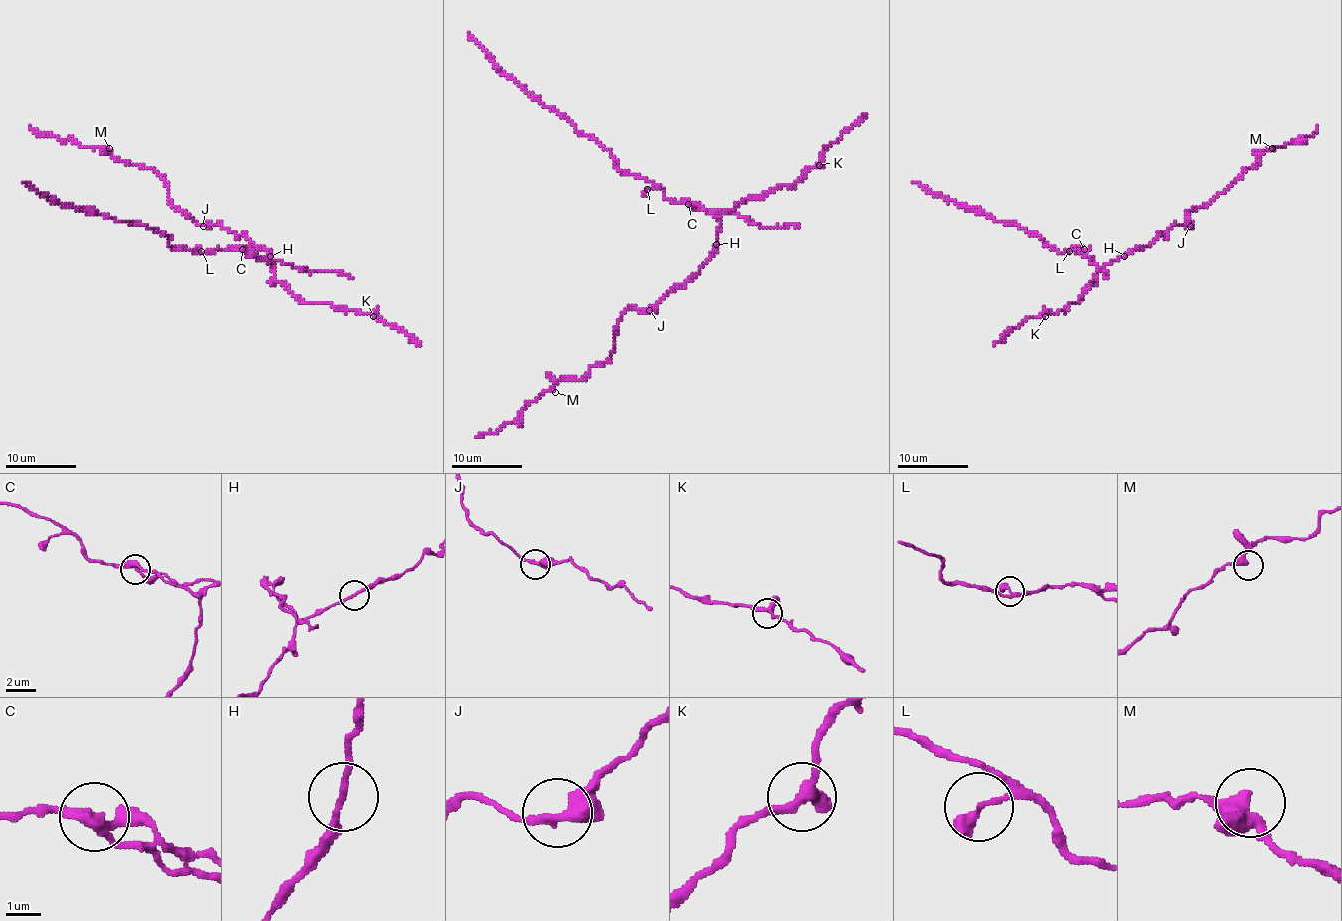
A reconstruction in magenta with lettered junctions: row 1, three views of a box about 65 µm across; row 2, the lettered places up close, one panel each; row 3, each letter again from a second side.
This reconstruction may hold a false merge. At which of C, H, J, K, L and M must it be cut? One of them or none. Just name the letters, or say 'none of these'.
C

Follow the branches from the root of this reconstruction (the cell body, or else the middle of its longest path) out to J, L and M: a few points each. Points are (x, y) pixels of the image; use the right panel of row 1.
J: (1124, 254), (1147, 247), (1176, 224), (1190, 226)
L: (1124, 254), (1098, 267), (1082, 249), (1069, 251)
M: (1124, 254), (1147, 247), (1176, 224), (1190, 224), (1188, 212), (1227, 190), (1272, 148)

